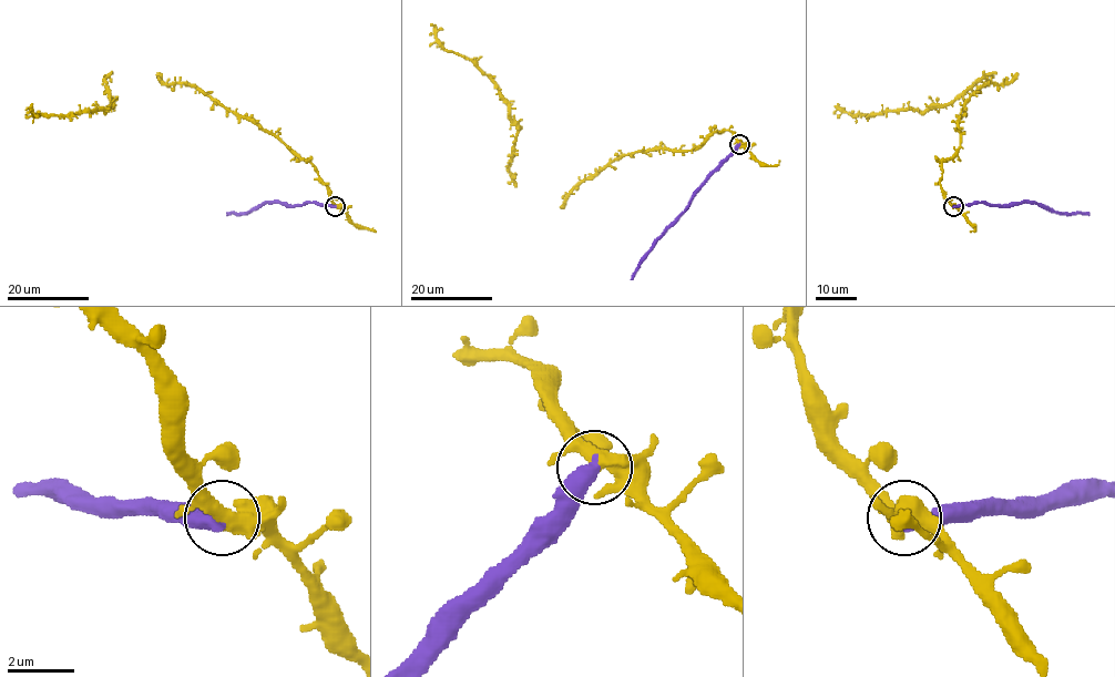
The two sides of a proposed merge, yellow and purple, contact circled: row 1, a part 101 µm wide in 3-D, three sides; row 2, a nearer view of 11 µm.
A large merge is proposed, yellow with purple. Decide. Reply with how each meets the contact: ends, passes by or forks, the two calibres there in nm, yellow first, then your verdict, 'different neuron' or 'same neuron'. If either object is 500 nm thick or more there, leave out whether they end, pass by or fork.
calibres 400 and 550 nm; different neuron

